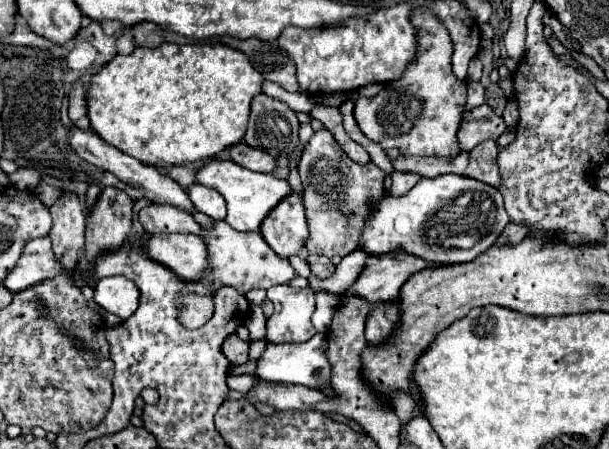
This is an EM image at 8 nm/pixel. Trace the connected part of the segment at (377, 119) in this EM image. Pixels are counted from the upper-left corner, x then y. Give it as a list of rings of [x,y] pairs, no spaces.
[[[427,10],[411,16],[419,32],[419,54],[405,74],[383,88],[373,98],[357,98],[355,120],[361,132],[383,144],[383,150],[397,148],[401,156],[429,158],[439,156],[453,160],[461,154],[457,130],[461,124],[461,112],[467,102],[467,82],[459,80],[451,72],[451,40],[443,24]]]

